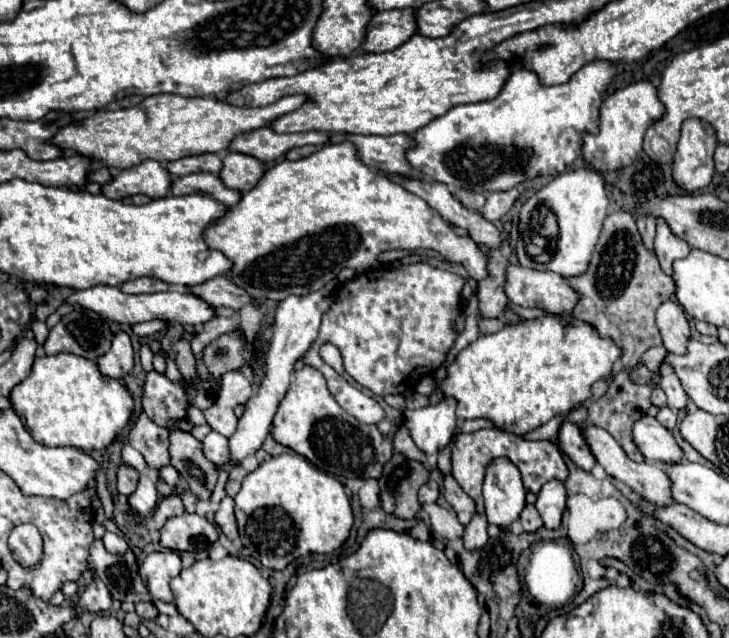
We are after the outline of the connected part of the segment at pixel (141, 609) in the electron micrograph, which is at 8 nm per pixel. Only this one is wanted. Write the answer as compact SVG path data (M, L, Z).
M139 602L137 604L137 616L139 618L147 618L147 620L157 620L159 612L157 612L153 602Z

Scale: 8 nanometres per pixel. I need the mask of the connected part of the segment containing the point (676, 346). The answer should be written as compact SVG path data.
M665 300L665 304L661 304L661 308L657 310L657 326L661 330L663 344L669 352L673 352L673 354L687 352L687 342L689 342L691 330L689 330L685 312L677 302Z

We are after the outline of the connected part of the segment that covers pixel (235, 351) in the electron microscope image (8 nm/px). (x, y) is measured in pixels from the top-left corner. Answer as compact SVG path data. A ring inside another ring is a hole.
M241 332L223 334L219 340L211 342L203 352L203 362L207 364L209 372L221 378L227 370L237 370L249 364L243 354L247 352L247 342L243 340Z

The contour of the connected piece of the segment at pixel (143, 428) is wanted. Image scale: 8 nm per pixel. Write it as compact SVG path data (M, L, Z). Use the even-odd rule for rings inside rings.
M145 412L139 416L129 434L131 446L139 450L149 468L161 470L169 464L169 430L153 424Z

